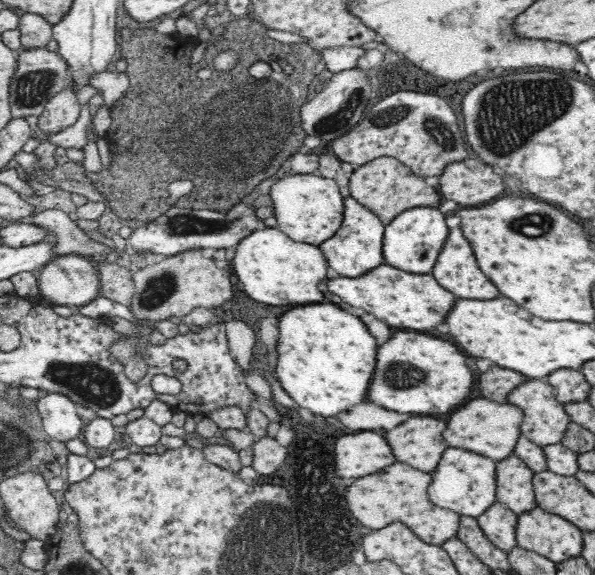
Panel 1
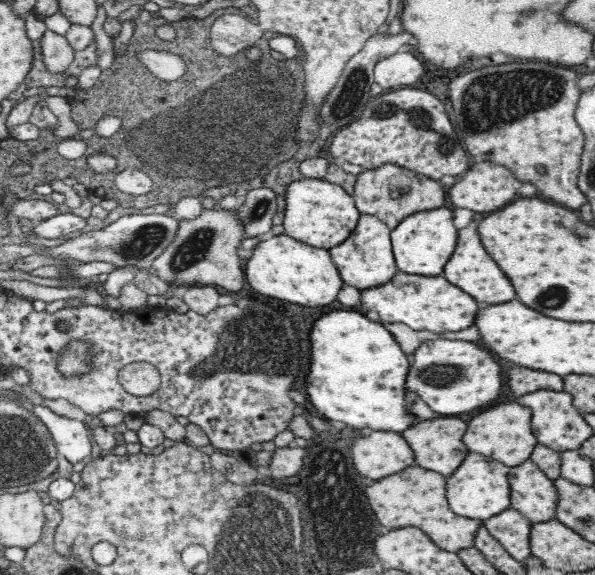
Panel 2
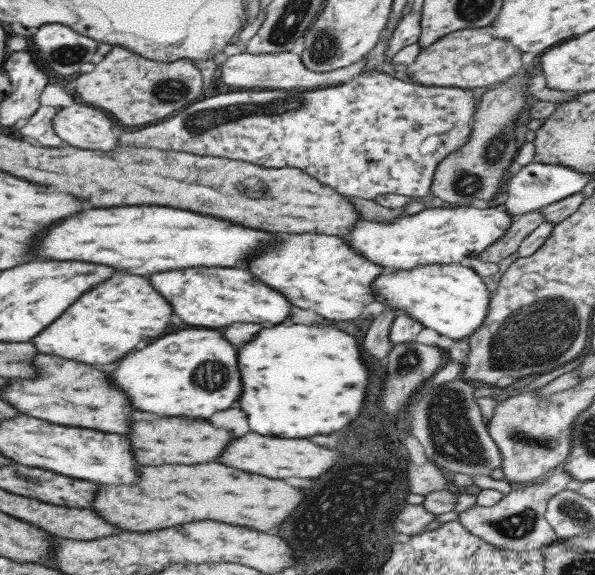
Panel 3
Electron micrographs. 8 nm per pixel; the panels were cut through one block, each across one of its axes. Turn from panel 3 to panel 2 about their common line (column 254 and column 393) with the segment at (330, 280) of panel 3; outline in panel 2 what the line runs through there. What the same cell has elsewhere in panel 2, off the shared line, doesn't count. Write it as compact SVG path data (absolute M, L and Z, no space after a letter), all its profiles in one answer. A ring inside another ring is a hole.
M361 214L352 234L329 252L340 276L344 278L343 282L360 291L386 284L399 271L396 270L396 262L394 262L391 228L376 216Z

